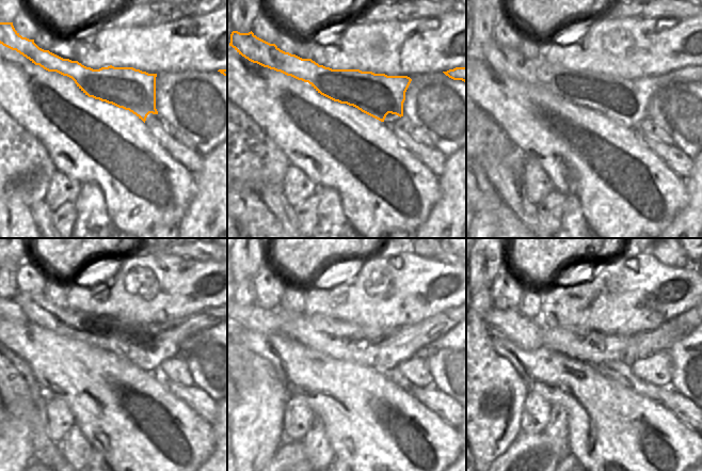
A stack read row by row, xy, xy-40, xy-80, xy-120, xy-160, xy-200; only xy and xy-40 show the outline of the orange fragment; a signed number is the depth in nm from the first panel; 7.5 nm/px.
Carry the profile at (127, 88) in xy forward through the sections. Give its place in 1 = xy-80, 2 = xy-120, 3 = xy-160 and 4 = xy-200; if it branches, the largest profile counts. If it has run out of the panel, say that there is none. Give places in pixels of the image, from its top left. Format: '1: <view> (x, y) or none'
1: xy-80 (613, 97)
2: xy-120 (133, 342)
3: xy-160 (341, 340)
4: xy-200 (581, 344)

